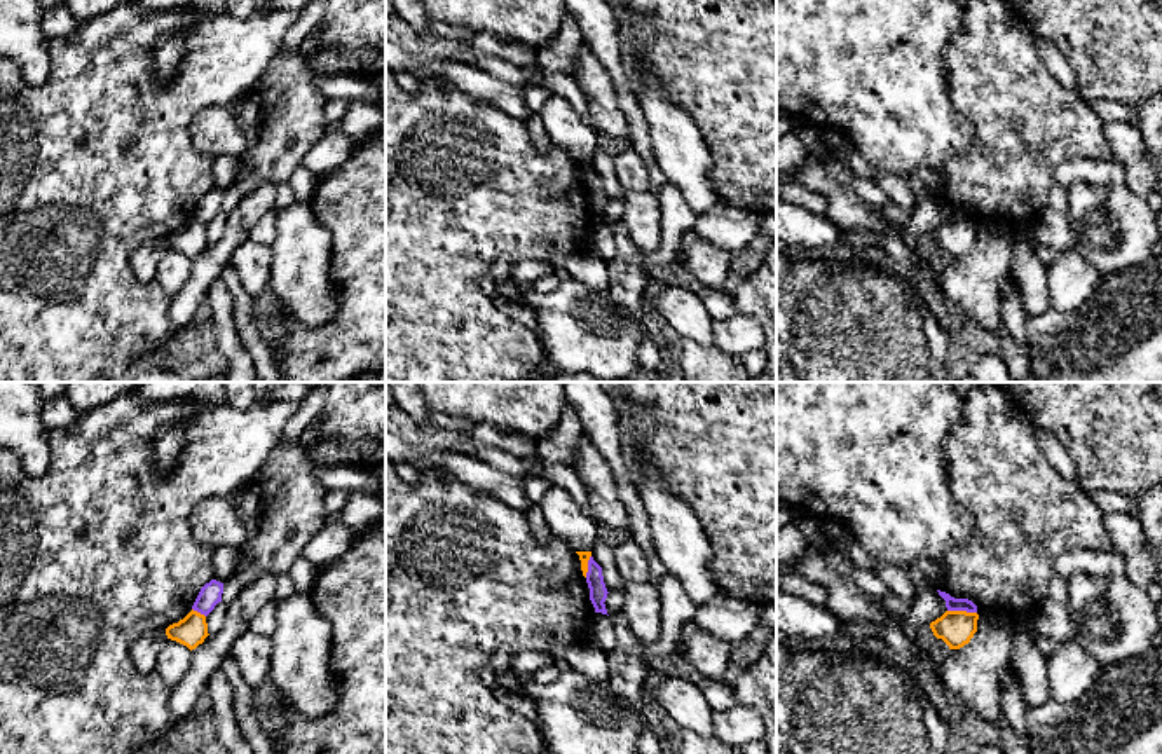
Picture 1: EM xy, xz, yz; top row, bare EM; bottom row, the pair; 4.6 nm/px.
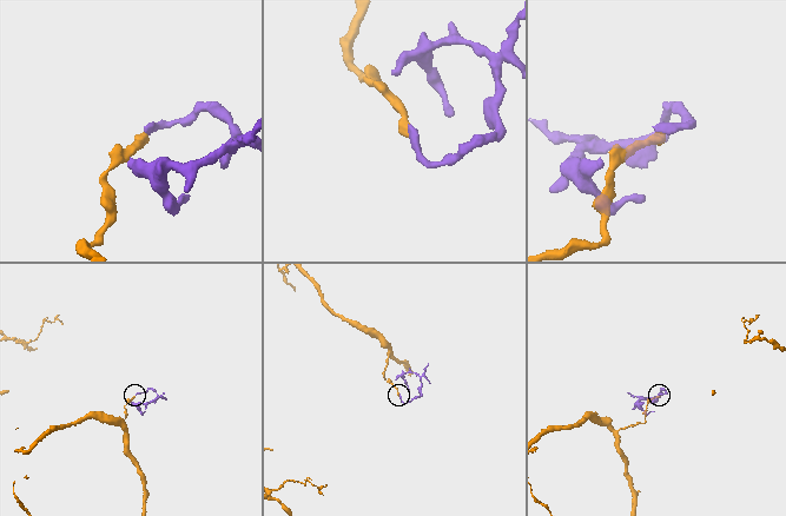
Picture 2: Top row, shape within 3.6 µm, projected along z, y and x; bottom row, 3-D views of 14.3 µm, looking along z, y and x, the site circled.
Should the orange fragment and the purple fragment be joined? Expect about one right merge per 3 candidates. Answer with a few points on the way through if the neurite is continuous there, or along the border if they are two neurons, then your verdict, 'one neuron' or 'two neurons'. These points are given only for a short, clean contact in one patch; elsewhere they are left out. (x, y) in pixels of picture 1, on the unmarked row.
border yz (948, 219), (976, 222); two neurons

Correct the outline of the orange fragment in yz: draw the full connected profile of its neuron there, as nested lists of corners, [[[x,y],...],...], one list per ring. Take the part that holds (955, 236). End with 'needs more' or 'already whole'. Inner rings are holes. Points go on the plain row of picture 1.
[[[946,220],[940,227],[930,232],[937,248],[942,248],[949,258],[960,258],[970,251],[977,241],[977,222]]] | already whole

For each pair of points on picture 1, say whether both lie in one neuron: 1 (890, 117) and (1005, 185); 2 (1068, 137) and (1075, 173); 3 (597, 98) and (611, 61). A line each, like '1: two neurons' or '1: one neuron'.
1: two neurons
2: two neurons
3: two neurons

